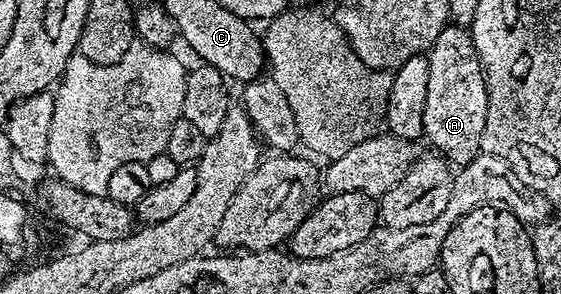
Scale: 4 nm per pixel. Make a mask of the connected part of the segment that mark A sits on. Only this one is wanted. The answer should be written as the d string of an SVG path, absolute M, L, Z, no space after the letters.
M455 23L445 25L435 45L427 54L427 58L430 67L430 83L426 86L426 115L422 115L424 137L437 149L433 150L443 160L456 167L469 165L481 156L482 130L486 128L488 118L488 88L480 57L476 54L476 48L472 46L471 32Z

